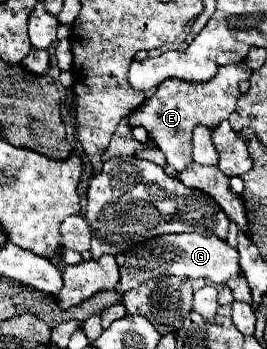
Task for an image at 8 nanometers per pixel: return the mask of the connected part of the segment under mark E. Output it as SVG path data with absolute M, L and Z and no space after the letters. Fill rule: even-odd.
M245 63L237 65L225 65L209 83L185 83L183 79L167 79L157 87L157 93L149 99L143 101L137 111L129 115L129 127L143 127L151 141L165 153L167 165L175 171L183 171L191 161L191 133L197 125L205 125L209 129L217 127L217 123L227 119L233 109L237 99L241 97L239 83L243 79L251 77L251 69ZM213 115L213 117L211 117Z

